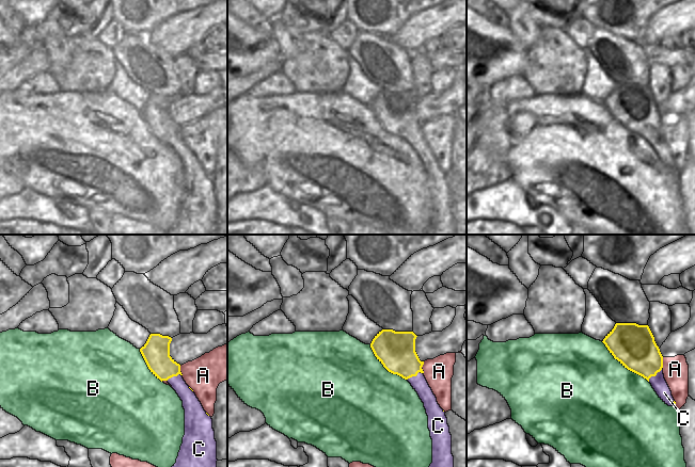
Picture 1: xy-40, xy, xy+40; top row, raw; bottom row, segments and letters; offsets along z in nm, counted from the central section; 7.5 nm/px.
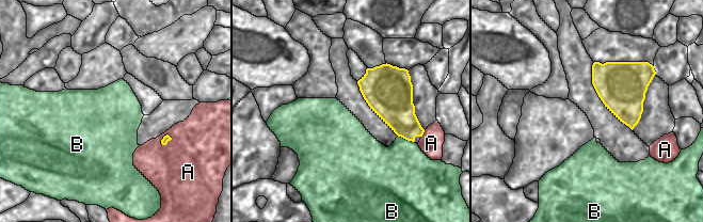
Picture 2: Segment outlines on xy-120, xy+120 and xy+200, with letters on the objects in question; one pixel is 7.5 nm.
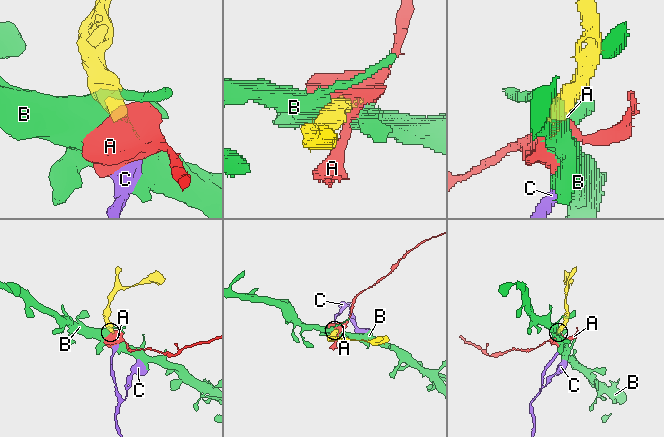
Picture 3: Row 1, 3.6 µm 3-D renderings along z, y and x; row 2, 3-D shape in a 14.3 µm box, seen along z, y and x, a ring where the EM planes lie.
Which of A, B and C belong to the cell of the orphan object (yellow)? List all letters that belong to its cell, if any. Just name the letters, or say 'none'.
C

